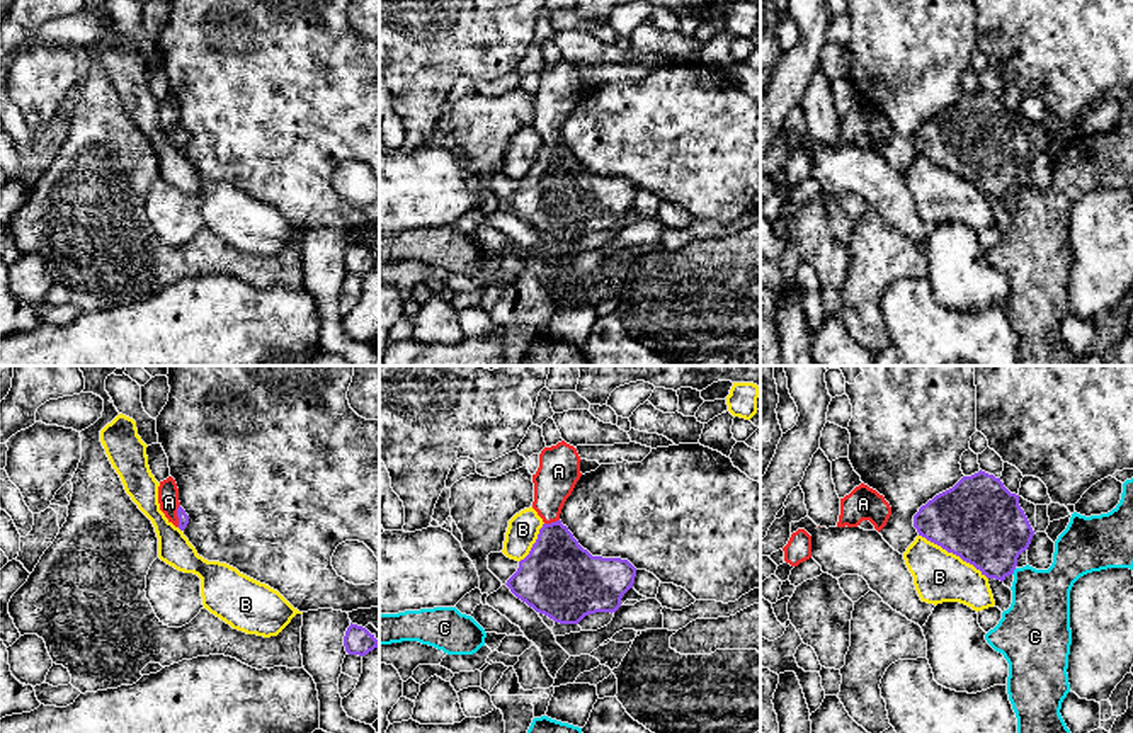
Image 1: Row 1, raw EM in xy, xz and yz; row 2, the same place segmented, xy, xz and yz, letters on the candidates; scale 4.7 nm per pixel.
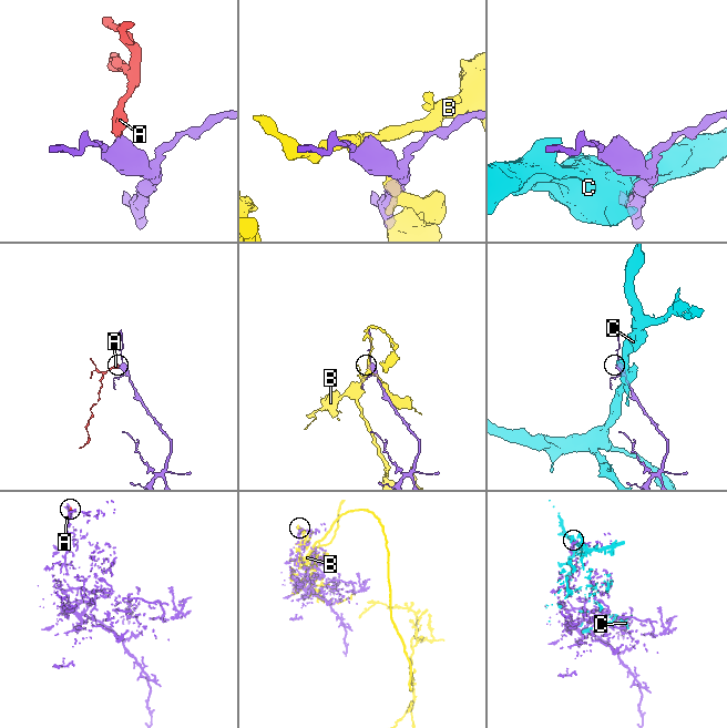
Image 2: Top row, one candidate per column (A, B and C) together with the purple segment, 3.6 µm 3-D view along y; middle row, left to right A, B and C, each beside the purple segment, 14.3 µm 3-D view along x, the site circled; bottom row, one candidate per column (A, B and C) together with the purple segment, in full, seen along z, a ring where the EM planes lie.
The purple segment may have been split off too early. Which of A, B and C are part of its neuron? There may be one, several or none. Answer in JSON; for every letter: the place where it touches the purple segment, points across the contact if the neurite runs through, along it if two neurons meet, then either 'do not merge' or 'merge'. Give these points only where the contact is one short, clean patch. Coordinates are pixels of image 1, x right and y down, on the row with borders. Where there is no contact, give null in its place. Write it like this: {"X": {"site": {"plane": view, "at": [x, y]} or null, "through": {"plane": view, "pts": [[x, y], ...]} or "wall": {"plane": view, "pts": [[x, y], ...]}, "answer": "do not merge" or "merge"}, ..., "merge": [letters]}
{"A": {"site": {"plane": "xy", "at": [177, 516]}, "through": {"plane": "xy", "pts": [[182, 517], [177, 516], [169, 502]]}, "answer": "merge"}, "B": {"site": {"plane": "yz", "at": [953, 553]}, "answer": "do not merge"}, "C": {"site": {"plane": "yz", "at": [1013, 572]}, "answer": "do not merge"}, "merge": ["A"]}

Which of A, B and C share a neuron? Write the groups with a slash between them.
A / B / C

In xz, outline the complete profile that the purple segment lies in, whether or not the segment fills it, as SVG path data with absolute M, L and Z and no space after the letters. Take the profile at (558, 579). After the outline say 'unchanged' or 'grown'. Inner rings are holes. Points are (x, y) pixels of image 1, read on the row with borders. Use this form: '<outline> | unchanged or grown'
M565 440L541 451L539 468L532 474L532 509L544 524L529 554L505 583L517 599L560 624L578 624L595 612L616 612L636 577L636 568L628 560L592 556L560 520L561 509L582 476L580 461L577 449Z | grown

